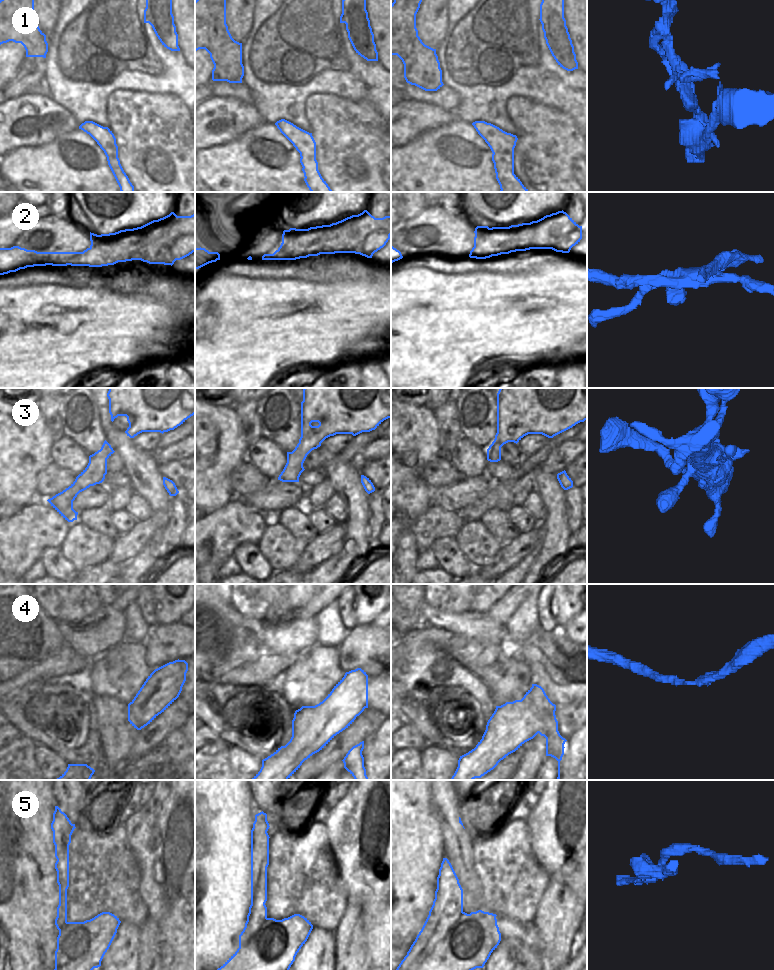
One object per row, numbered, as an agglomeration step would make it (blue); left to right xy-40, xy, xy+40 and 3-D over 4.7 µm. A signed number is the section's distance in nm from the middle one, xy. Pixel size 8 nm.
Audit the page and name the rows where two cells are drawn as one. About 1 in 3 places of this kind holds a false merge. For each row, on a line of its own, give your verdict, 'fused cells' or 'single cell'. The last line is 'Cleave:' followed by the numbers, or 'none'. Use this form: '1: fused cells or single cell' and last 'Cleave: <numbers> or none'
1: fused cells
2: fused cells
3: single cell
4: single cell
5: fused cells
Cleave: 1, 2, 5

